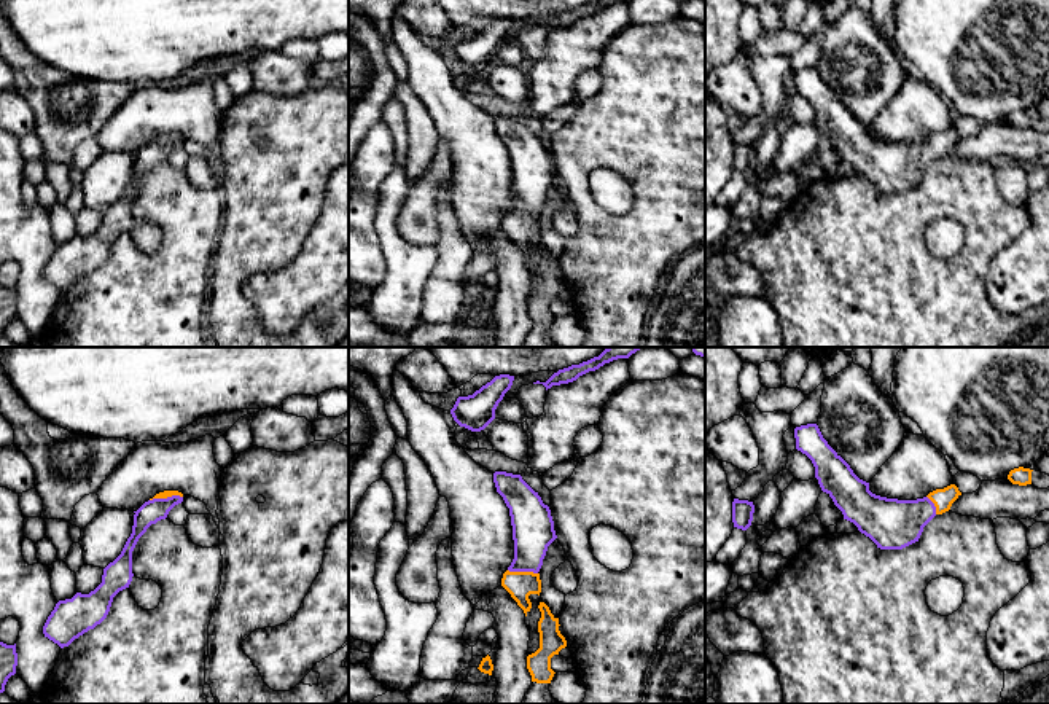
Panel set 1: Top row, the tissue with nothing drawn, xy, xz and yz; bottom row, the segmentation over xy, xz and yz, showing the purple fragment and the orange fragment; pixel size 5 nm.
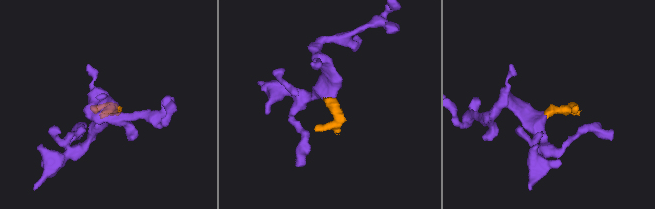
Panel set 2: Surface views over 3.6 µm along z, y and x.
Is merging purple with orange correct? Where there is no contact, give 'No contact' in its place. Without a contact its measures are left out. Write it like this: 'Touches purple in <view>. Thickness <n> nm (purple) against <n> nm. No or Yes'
Touches purple in xy. Thickness 120 nm (purple) against 40 nm. Yes

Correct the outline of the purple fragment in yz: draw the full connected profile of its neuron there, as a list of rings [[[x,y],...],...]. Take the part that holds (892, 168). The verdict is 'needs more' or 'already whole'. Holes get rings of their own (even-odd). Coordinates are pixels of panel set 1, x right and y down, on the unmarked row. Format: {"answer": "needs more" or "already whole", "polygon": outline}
{"answer": "needs more", "polygon": [[[817,67],[794,72],[796,92],[805,97],[823,135],[880,193],[903,193],[918,185],[923,170],[950,153],[961,139],[955,127],[923,142],[898,143],[875,139],[850,108],[828,88]]]}

